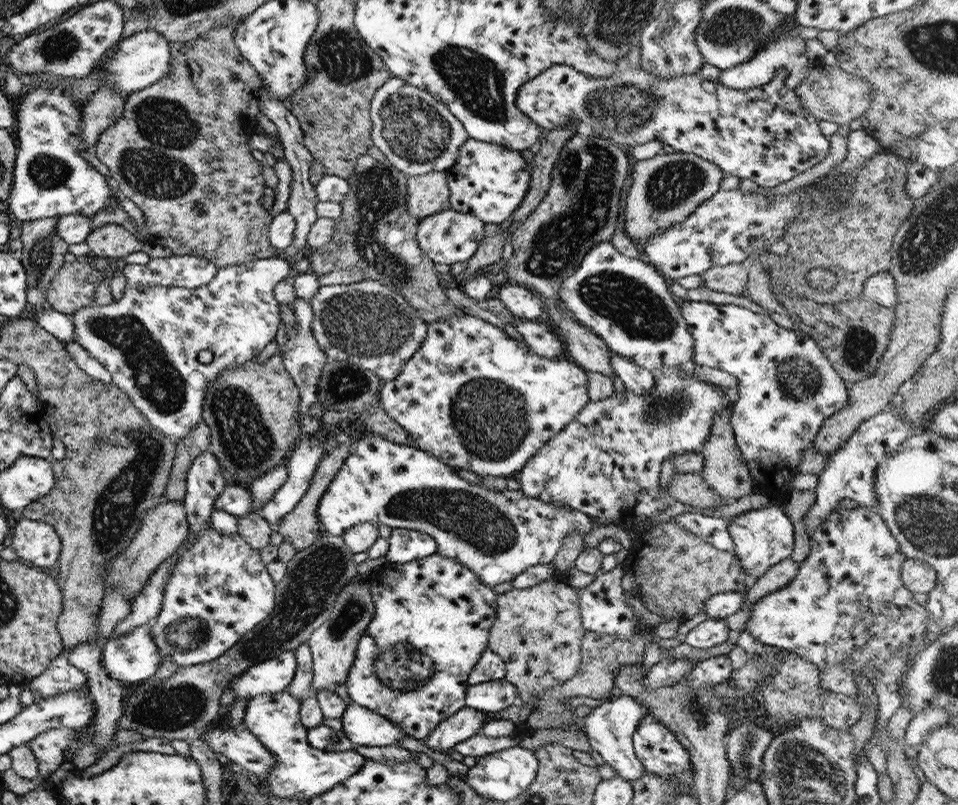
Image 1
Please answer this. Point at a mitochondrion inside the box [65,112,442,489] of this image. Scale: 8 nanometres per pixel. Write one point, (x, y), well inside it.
(160, 383)

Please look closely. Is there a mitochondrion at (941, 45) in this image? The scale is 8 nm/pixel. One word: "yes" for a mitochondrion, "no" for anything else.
yes

